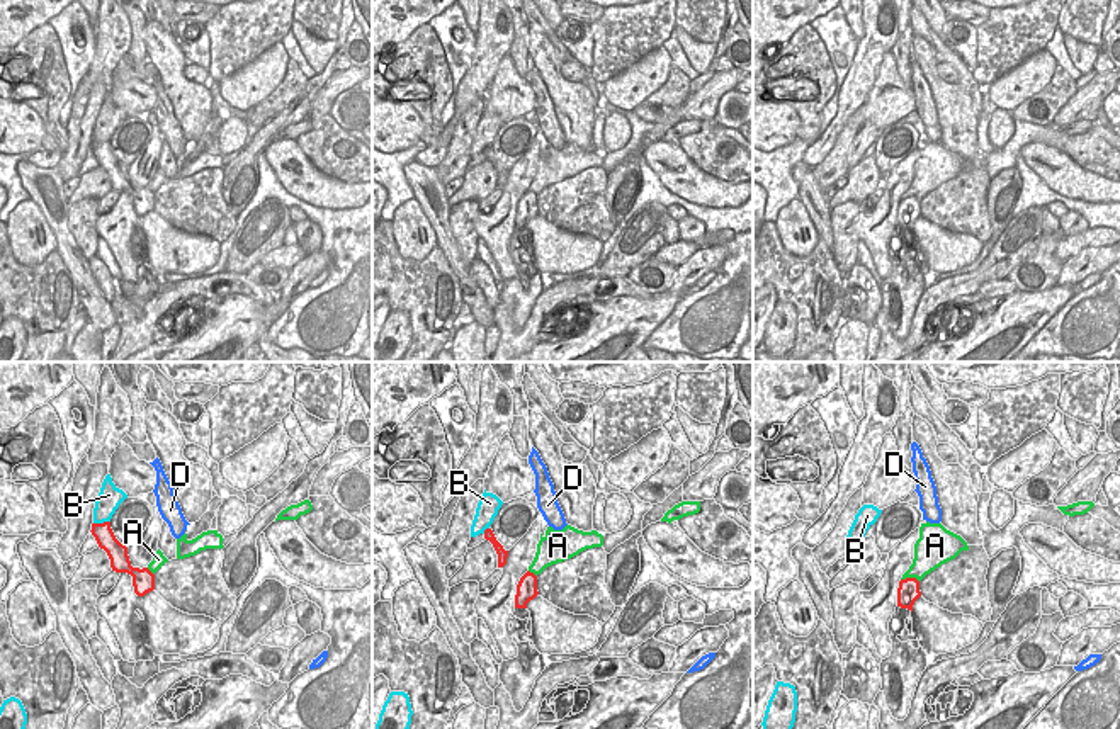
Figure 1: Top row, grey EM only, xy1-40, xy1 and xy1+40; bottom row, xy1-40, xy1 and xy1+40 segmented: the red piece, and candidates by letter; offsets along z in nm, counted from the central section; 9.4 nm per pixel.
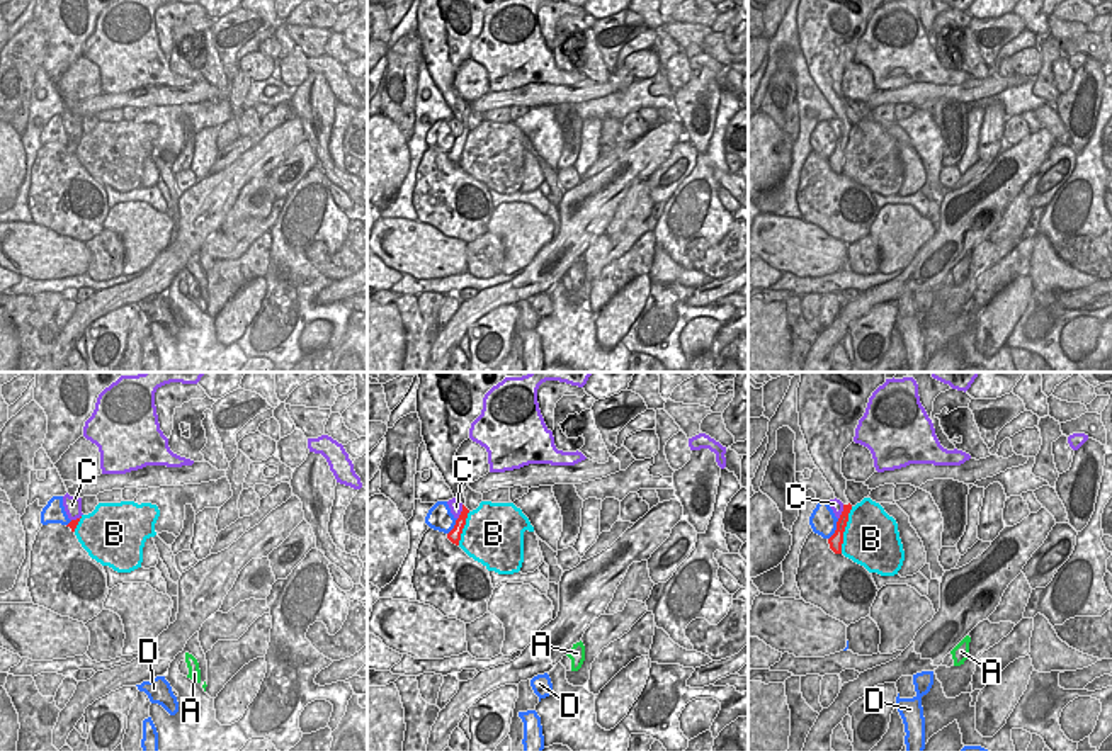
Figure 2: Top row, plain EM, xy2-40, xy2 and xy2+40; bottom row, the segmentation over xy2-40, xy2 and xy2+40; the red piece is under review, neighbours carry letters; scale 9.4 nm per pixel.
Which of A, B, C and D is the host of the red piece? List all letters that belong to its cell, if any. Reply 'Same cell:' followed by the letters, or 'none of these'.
Same cell: none of these

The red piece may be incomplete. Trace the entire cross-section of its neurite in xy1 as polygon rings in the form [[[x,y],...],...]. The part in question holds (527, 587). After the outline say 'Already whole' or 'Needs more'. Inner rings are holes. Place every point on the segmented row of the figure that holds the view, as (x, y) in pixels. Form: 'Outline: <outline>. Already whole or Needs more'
Outline: [[[527,571],[517,585],[515,612],[513,612],[512,619],[517,617],[520,620],[525,620],[525,619],[530,620],[530,612],[527,610],[527,603],[530,600],[534,600],[537,595],[539,595],[537,576],[530,571]]]. Needs more.

